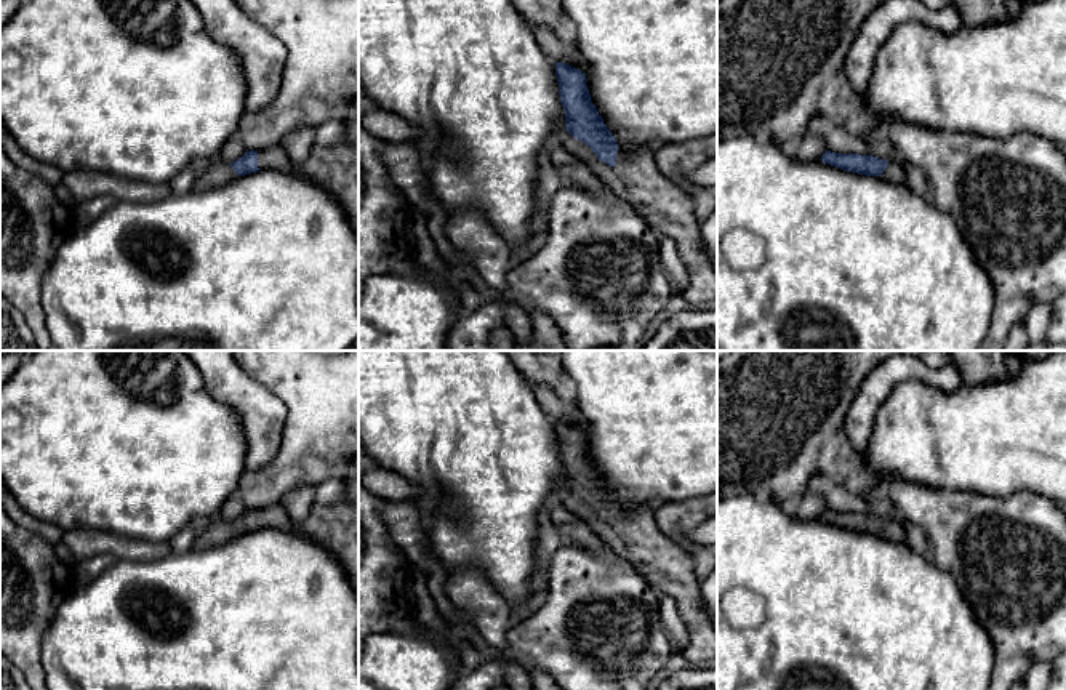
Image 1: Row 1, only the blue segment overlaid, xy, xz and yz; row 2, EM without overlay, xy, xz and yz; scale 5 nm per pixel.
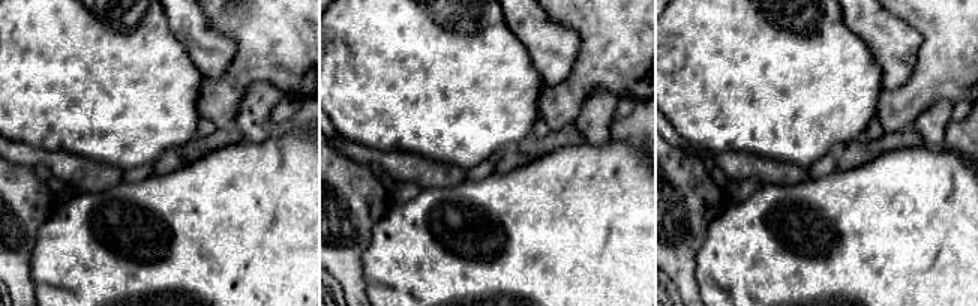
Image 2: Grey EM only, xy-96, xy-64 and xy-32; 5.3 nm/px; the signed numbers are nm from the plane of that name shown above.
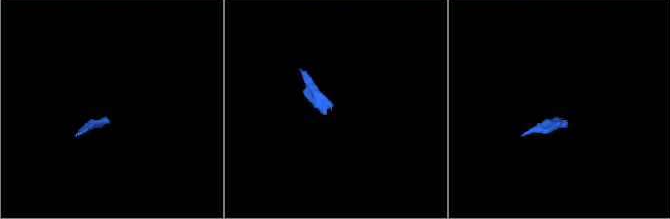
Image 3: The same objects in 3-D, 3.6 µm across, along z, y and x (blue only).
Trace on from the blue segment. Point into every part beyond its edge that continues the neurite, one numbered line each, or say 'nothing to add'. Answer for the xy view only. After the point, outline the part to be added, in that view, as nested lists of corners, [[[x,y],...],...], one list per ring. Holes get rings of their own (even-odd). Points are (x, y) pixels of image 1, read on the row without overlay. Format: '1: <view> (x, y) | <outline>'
1: xy (276, 516) | [[[279,503],[258,509],[258,527],[291,530],[293,524],[285,507]]]
2: xy (218, 532) | [[[222,519],[211,520],[202,533],[195,533],[195,548],[214,548],[237,536],[232,525]]]

